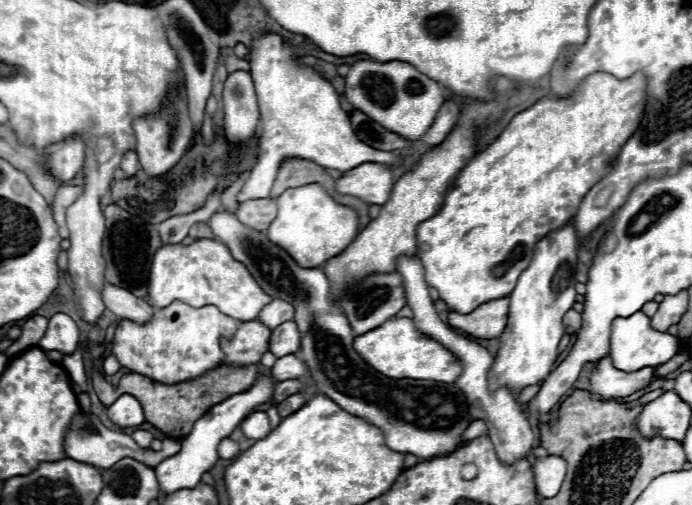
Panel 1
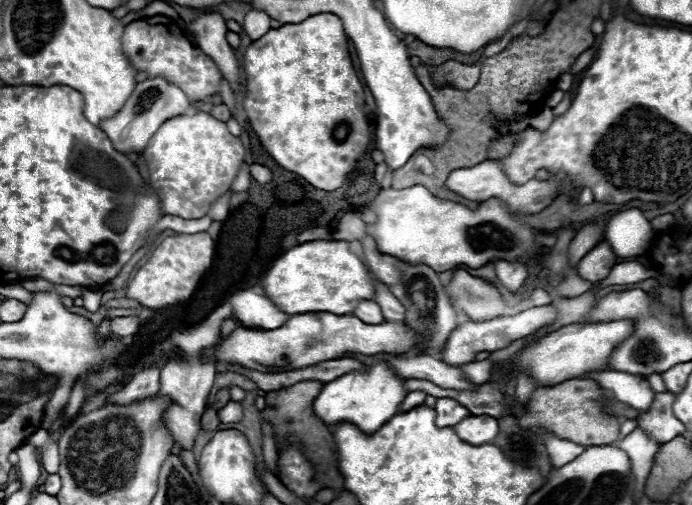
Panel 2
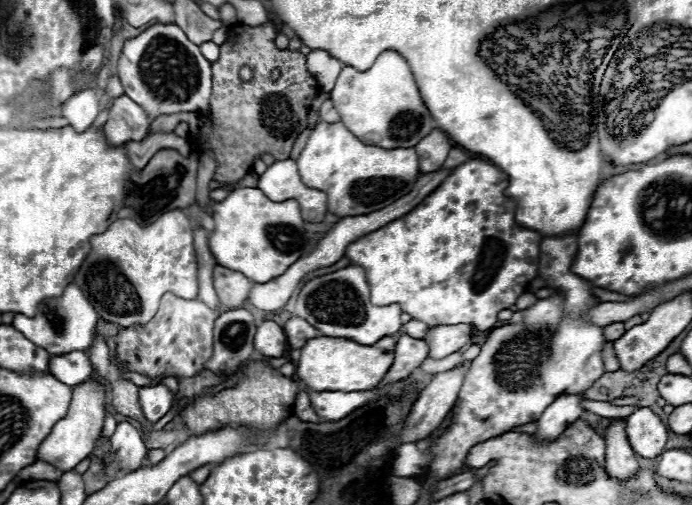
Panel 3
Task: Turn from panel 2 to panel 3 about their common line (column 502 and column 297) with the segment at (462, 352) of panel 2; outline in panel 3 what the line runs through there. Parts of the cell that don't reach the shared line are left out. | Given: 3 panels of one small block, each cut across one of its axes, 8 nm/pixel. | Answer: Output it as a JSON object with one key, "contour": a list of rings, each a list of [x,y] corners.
{"contour":[[[290,318],[284,324],[284,332],[288,338],[290,348],[302,348],[306,344],[306,340],[320,336],[320,330],[316,330],[312,324],[308,324],[304,318]]]}

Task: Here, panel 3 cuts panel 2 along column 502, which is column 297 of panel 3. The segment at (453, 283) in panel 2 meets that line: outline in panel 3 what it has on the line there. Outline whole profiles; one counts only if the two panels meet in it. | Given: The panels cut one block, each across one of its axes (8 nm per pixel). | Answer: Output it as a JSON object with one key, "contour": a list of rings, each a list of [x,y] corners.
{"contour":[[[348,266],[344,270],[314,278],[304,284],[296,300],[296,314],[314,324],[324,336],[354,340],[362,346],[376,344],[386,336],[394,336],[400,330],[400,306],[374,306],[370,302],[370,290],[360,266]]]}

